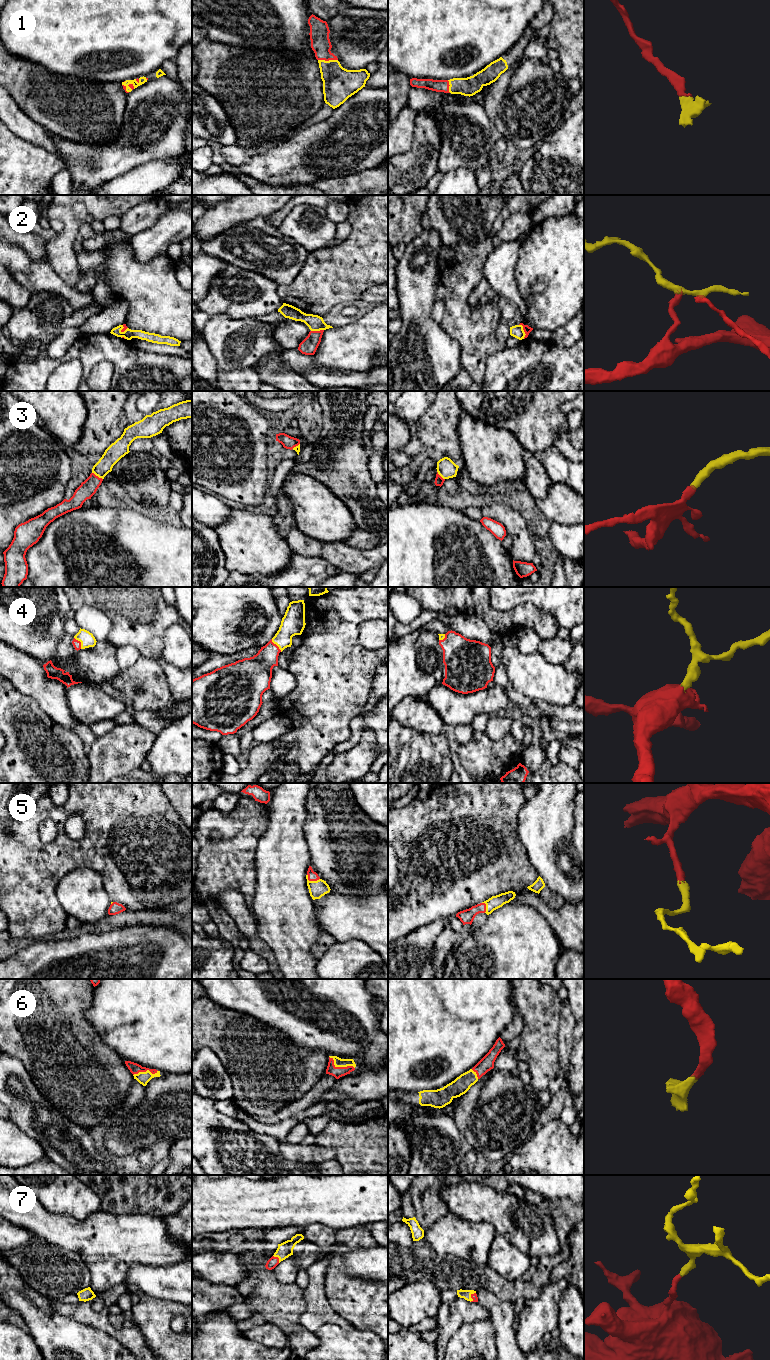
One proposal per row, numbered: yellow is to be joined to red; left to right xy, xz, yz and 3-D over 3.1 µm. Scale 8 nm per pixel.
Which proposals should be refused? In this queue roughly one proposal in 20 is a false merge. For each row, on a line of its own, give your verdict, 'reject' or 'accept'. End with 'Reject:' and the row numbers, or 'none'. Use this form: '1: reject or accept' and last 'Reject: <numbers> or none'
1: accept
2: accept
3: accept
4: accept
5: accept
6: accept
7: accept
Reject: none

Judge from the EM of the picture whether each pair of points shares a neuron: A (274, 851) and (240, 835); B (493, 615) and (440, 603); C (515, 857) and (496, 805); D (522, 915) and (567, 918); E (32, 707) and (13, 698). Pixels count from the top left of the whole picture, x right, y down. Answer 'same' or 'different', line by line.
A: different
B: same
C: same
D: different
E: same

